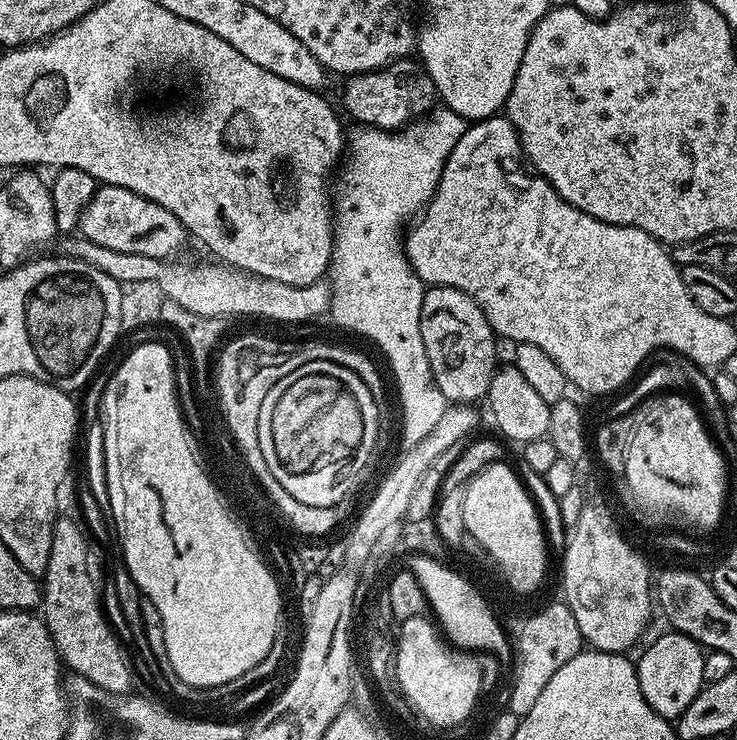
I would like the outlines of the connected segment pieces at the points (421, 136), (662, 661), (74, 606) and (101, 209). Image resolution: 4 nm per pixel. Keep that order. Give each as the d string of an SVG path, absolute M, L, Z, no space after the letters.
M447 106L433 107L427 116L399 130L357 127L357 132L353 136L351 133L346 140L350 156L352 152L352 165L349 166L344 181L334 188L330 316L336 319L338 327L373 340L390 362L397 382L396 390L402 408L402 436L407 447L415 446L438 426L439 419L448 407L448 401L434 380L430 360L426 356L426 346L422 342L420 319L426 285L410 266L408 256L404 252L400 227L408 219L411 221L432 200L432 195L436 193L436 187L442 178L442 170L450 158L450 150L458 146L458 138L462 138L468 127L469 121Z
M675 630L667 631L641 654L635 665L638 686L642 686L642 698L650 702L650 706L661 718L675 722L705 685L702 666L706 652L694 638Z
M60 518L53 526L50 558L42 577L42 619L50 630L54 646L60 651L61 661L67 667L69 664L75 675L86 678L103 692L128 694L133 691L132 668L124 657L119 638L112 633L104 617L100 592L96 589L96 580L88 565L90 540L85 529L77 521L76 524Z
M113 184L99 185L91 202L84 207L78 225L79 233L88 241L118 250L119 253L146 254L156 259L166 258L176 251L188 235L184 227L165 207Z

